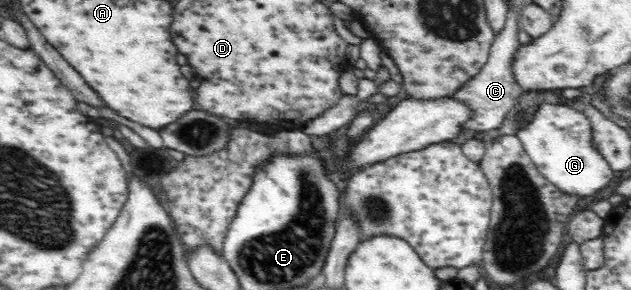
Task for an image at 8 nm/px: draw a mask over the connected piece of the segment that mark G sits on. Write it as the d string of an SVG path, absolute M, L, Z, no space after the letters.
M543 103L538 106L534 119L522 128L518 128L516 135L522 142L523 148L535 163L539 172L549 183L563 194L586 197L607 187L615 171L609 161L603 158L599 147L593 141L593 122L585 113L577 111L569 105Z

